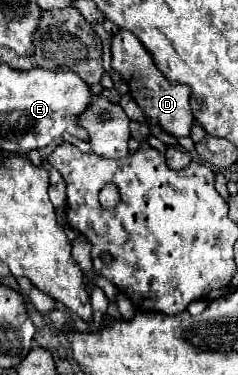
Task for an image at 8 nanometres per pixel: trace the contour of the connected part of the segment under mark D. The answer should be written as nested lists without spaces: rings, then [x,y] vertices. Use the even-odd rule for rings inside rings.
[[[119,30],[113,34],[111,68],[127,82],[129,94],[133,96],[135,104],[145,112],[147,126],[161,126],[163,132],[177,138],[189,136],[189,130],[193,126],[193,114],[189,108],[189,88],[183,84],[171,84],[167,78],[163,78],[163,74],[157,70],[157,66],[145,52],[143,44],[129,30]]]

